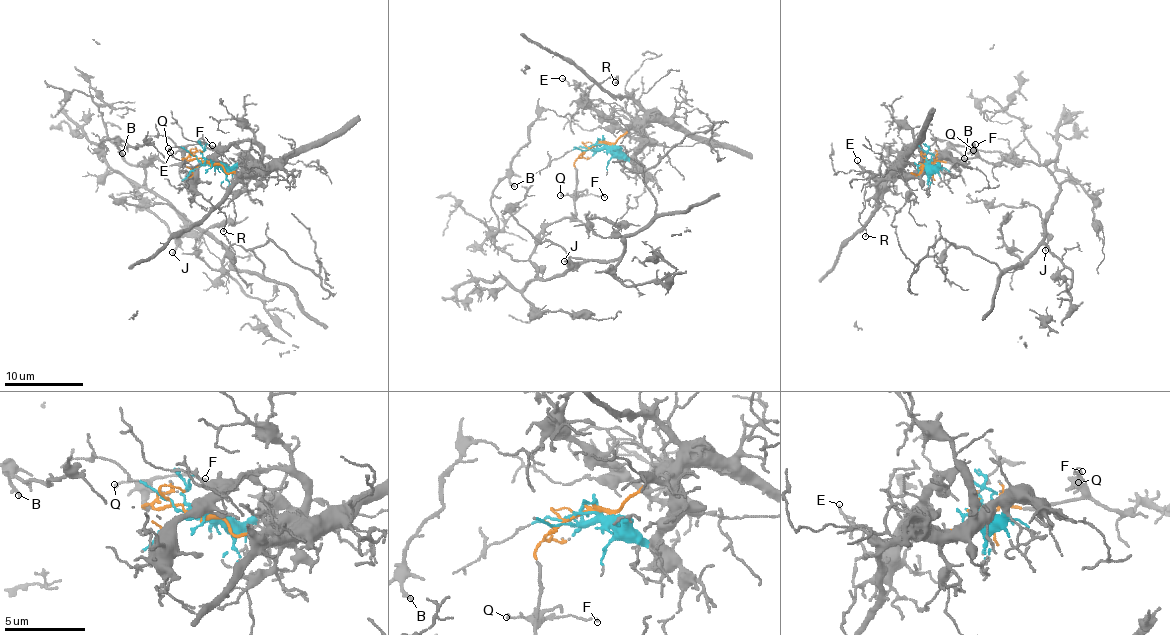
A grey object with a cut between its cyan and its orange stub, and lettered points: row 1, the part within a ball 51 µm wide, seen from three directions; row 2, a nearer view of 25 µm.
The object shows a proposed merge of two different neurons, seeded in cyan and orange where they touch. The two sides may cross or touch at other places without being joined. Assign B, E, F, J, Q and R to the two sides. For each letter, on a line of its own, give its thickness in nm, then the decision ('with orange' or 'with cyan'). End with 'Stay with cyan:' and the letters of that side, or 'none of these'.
B: 190 nm thick; with orange
E: 110 nm thick; with cyan
F: 100 nm thick; with orange
J: 160 nm thick; with orange
Q: 140 nm thick; with orange
R: 120 nm thick; with cyan
Stay with cyan: E, R

